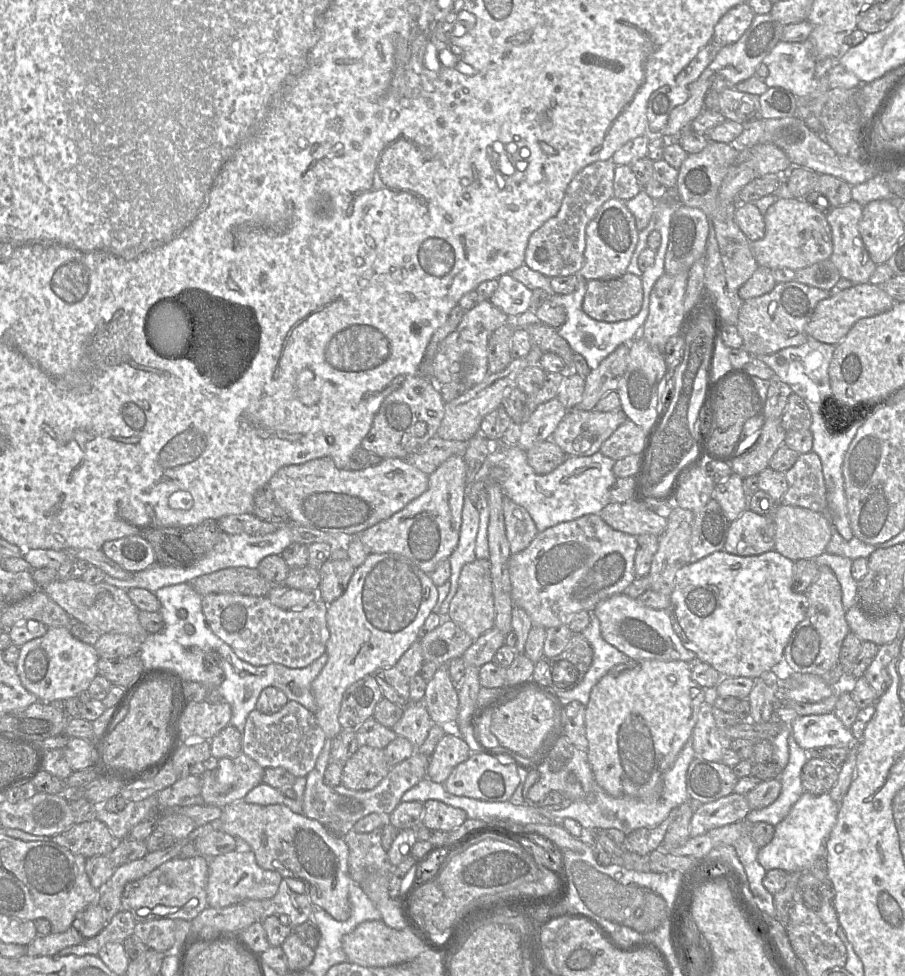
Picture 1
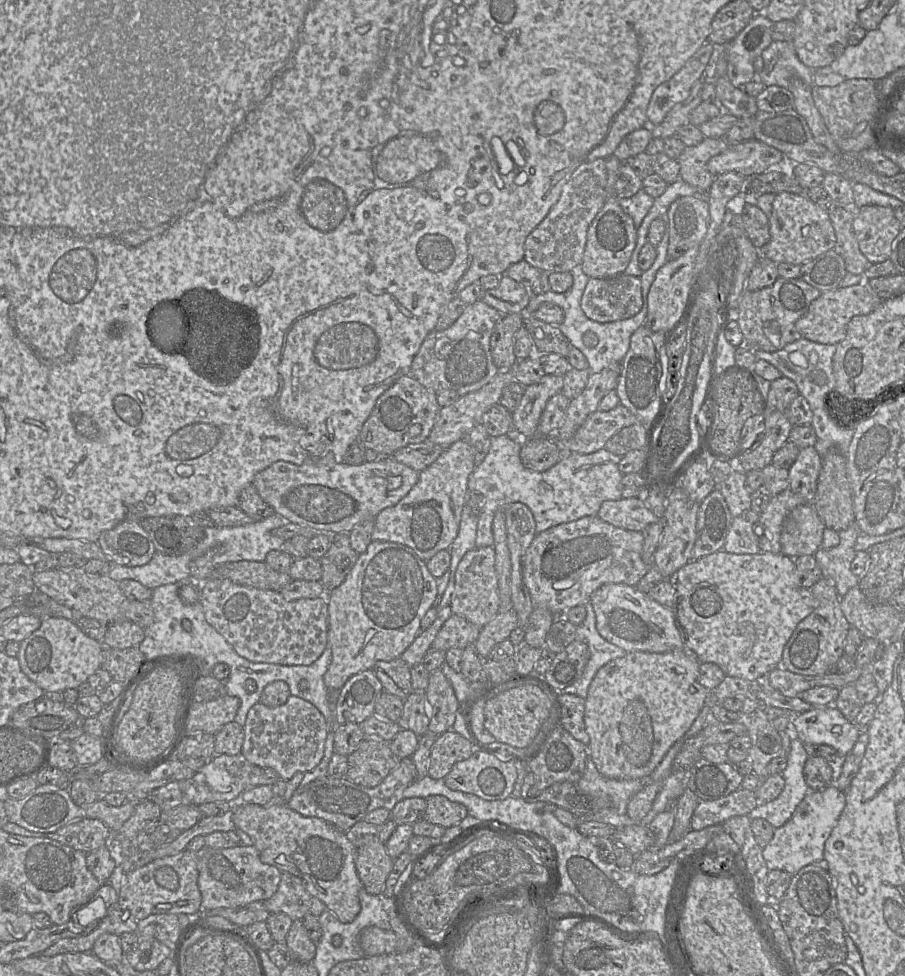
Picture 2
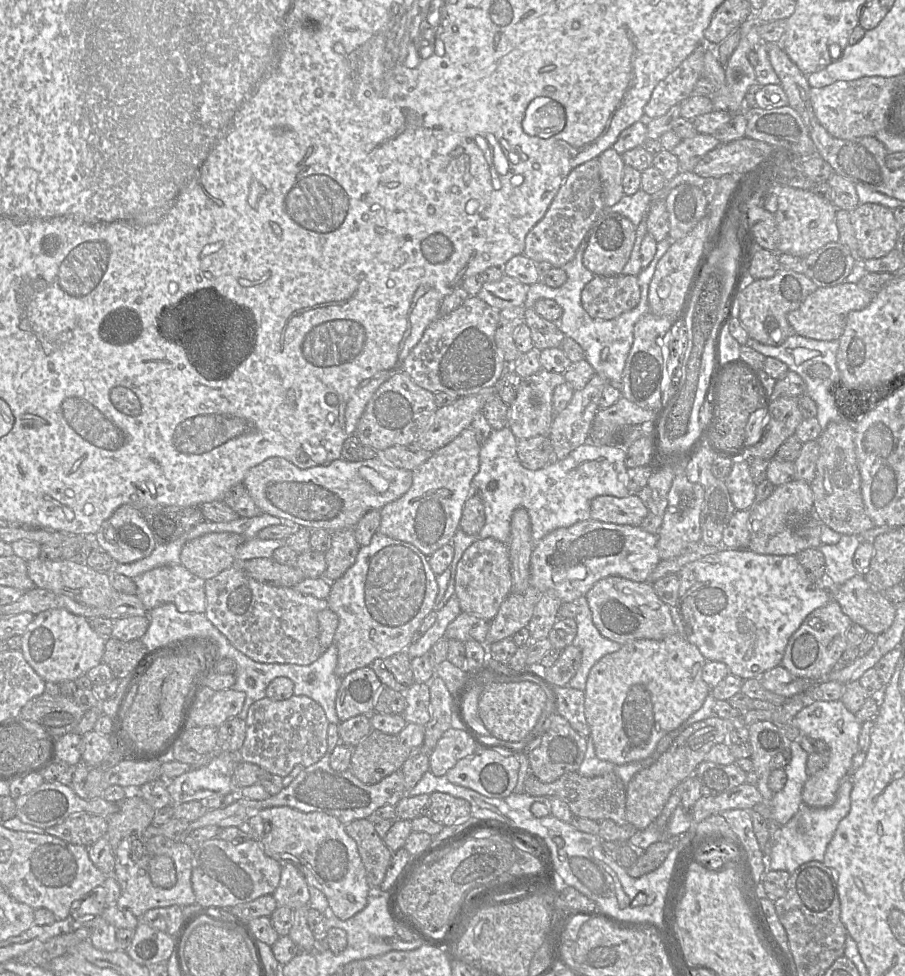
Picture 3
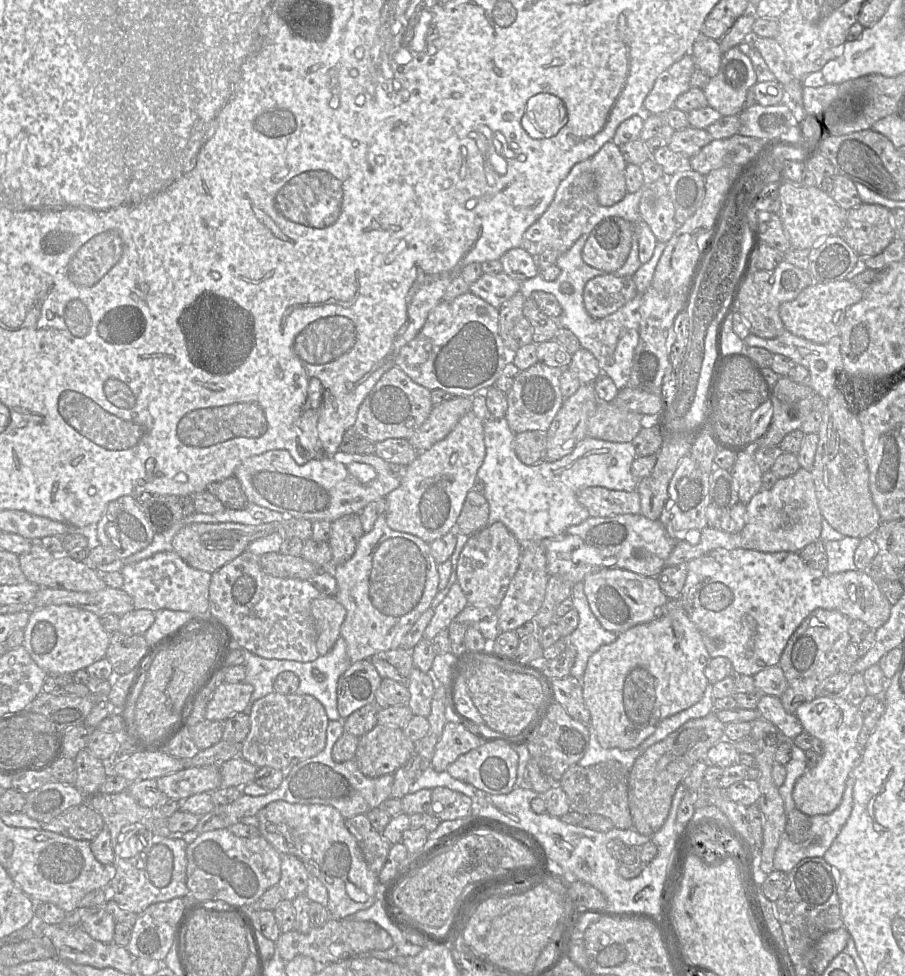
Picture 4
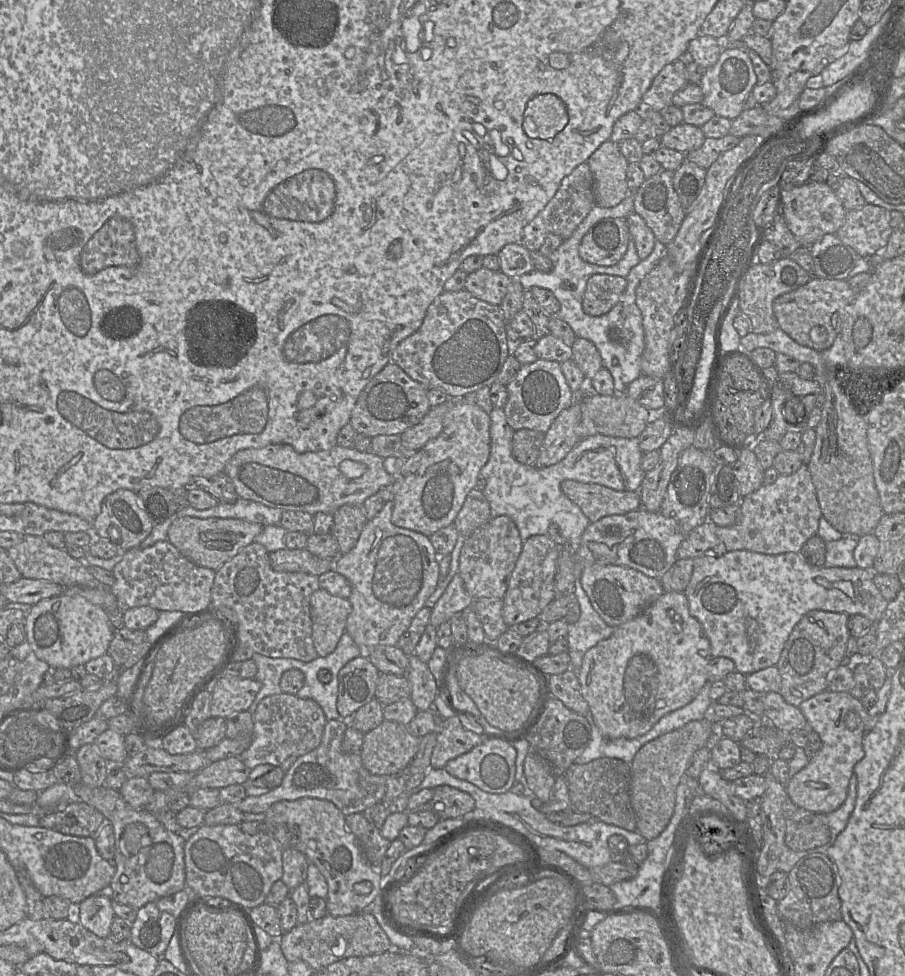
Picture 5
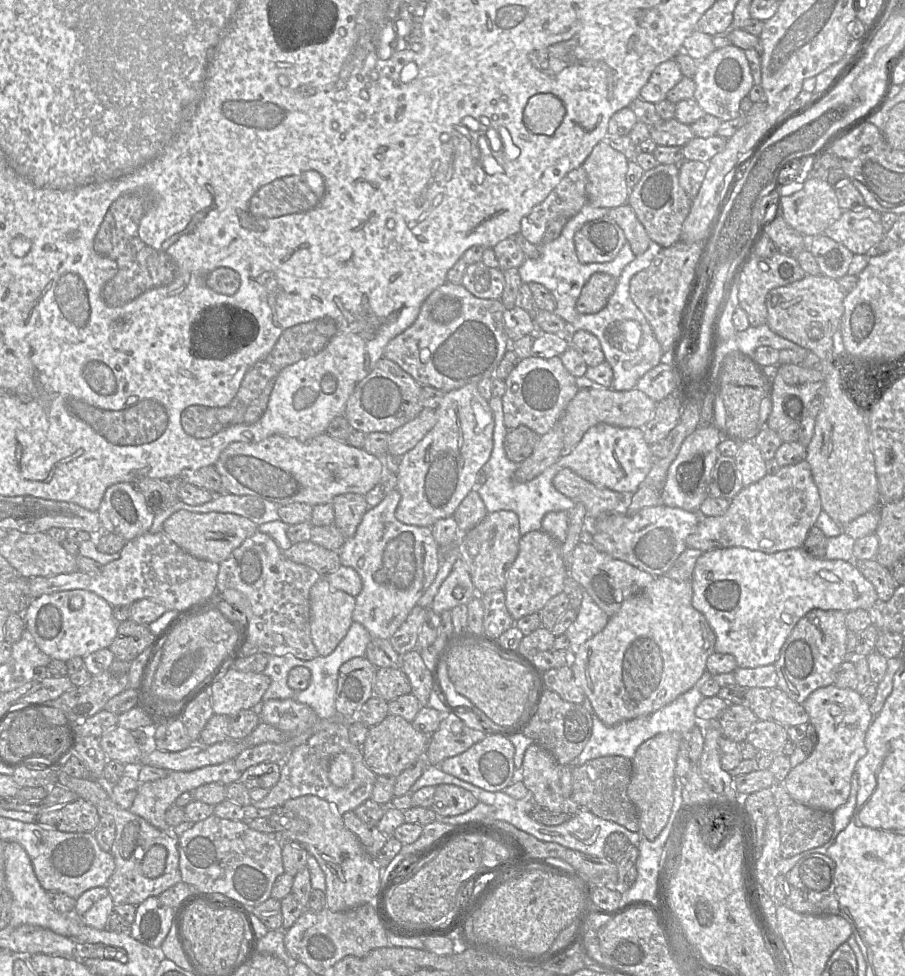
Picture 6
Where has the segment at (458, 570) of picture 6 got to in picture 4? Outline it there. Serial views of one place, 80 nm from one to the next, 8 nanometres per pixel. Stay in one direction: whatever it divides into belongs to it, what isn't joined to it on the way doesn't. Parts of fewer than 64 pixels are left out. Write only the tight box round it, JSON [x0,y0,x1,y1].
[423,582,468,640]

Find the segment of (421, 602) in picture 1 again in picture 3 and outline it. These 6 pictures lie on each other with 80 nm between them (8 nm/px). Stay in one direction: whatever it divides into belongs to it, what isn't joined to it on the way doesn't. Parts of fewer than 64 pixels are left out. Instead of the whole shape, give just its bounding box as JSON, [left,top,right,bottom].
[327,531,438,679]

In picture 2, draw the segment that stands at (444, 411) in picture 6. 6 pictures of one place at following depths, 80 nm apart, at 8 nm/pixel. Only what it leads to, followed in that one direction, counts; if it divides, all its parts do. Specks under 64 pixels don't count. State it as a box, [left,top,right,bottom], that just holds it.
[371,438,475,561]

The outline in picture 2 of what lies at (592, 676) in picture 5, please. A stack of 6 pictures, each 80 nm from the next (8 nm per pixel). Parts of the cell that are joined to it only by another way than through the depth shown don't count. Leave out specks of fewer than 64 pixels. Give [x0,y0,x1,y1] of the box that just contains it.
[584,651,710,779]

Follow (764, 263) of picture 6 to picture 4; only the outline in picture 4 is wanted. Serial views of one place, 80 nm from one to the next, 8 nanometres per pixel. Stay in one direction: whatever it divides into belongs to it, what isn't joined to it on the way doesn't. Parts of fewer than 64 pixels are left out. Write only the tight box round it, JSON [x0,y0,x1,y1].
[736,260,814,339]

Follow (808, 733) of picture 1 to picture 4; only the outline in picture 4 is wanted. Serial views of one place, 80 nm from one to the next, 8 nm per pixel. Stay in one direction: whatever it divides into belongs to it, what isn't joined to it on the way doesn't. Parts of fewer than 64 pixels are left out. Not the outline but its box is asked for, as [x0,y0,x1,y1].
[792,697,864,817]

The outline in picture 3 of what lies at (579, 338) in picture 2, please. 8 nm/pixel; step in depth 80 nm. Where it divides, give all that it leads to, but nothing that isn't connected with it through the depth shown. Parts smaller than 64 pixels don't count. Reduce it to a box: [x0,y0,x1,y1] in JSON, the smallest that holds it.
[524,232,672,386]

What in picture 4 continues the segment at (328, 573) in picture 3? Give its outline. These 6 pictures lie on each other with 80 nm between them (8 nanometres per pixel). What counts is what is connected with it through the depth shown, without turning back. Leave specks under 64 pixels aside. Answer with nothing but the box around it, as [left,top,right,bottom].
[329,514,363,567]

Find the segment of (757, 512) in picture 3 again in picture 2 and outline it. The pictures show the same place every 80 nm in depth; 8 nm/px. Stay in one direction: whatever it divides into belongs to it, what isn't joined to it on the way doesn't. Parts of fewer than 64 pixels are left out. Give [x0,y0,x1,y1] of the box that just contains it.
[753,488,804,553]

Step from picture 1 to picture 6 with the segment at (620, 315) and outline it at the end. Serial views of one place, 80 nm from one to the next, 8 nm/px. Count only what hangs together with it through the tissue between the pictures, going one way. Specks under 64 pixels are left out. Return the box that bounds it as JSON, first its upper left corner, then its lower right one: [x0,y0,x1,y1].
[576,273,617,314]

